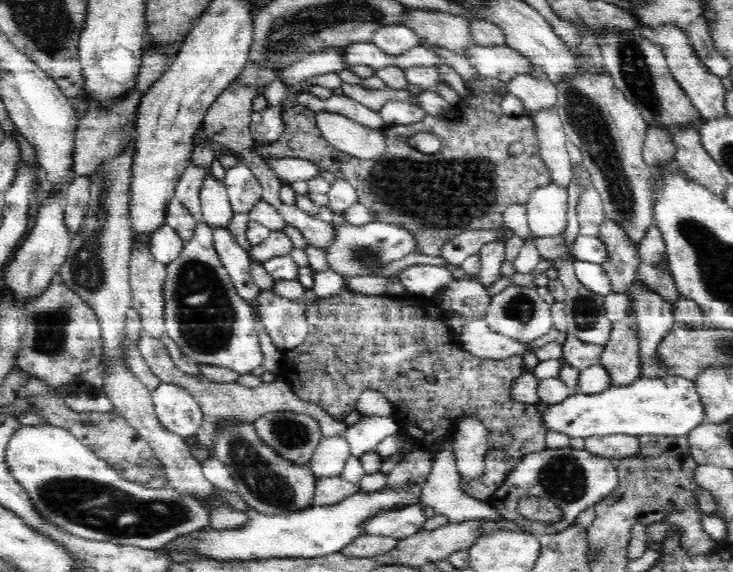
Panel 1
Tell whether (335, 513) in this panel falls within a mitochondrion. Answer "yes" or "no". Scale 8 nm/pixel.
no

